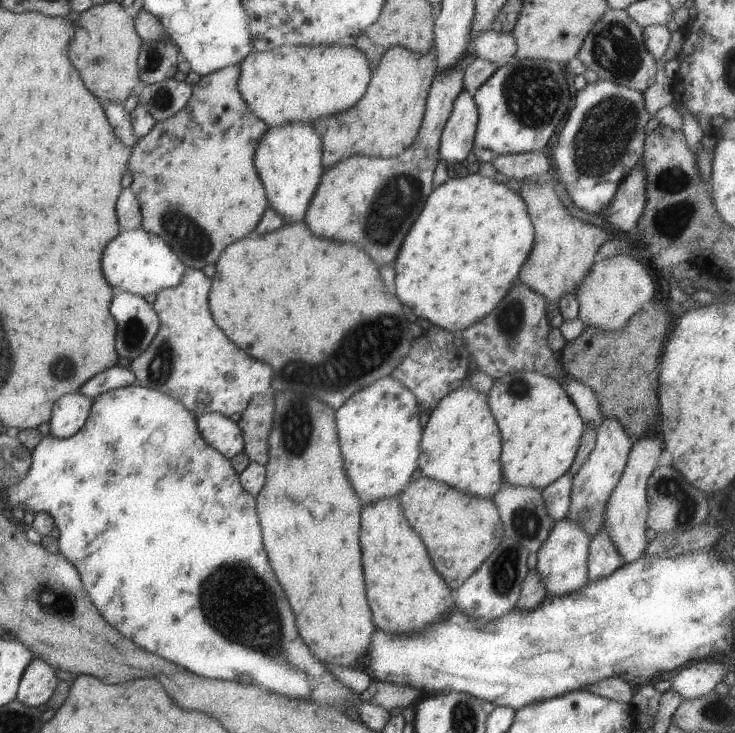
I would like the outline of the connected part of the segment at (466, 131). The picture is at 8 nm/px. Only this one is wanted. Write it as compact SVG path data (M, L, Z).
M463 89L453 101L451 112L442 126L440 141L438 144L438 158L444 160L446 166L453 163L465 163L465 157L469 154L474 144L474 132L478 119L478 110L472 99L472 94Z

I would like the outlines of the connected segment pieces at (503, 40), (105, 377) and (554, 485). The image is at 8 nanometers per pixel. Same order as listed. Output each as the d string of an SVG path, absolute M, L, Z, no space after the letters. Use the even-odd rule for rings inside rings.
M493 29L479 33L472 42L477 59L491 62L510 62L516 51L516 42L511 33L498 33Z
M113 365L86 380L77 388L76 392L92 399L98 394L114 388L131 385L134 380L134 374L128 368L119 368Z
M565 473L540 490L544 508L551 517L551 522L557 522L566 516L570 505L571 485L572 476Z

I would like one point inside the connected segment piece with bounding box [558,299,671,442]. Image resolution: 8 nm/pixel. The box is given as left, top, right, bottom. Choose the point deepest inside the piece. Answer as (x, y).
(620, 367)

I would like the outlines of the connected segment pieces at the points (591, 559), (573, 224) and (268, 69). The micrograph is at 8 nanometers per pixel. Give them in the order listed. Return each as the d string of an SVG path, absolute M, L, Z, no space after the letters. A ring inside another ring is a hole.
M599 529L596 535L590 538L586 563L589 581L606 577L624 564L605 529Z
M552 171L520 180L518 196L523 200L534 230L531 250L519 267L516 276L521 284L528 286L546 302L559 301L568 292L575 293L585 275L591 271L596 255L596 248L606 241L606 231L601 227L583 223L579 218L571 216L561 199L555 193L553 185L555 177Z
M283 45L265 52L251 52L240 62L240 75L238 76L237 88L245 104L249 107L249 110L251 110L257 118L260 118L266 124L267 128L276 127L279 126L279 124L282 125L283 122L295 123L295 120L297 120L297 122L313 122L315 118L323 118L323 116L337 114L337 112L343 112L343 110L351 108L351 104L355 104L355 102L363 96L363 92L365 92L365 88L367 88L367 82L369 82L370 74L372 73L369 72L369 66L367 66L367 60L365 60L365 58L366 56L353 45Z

